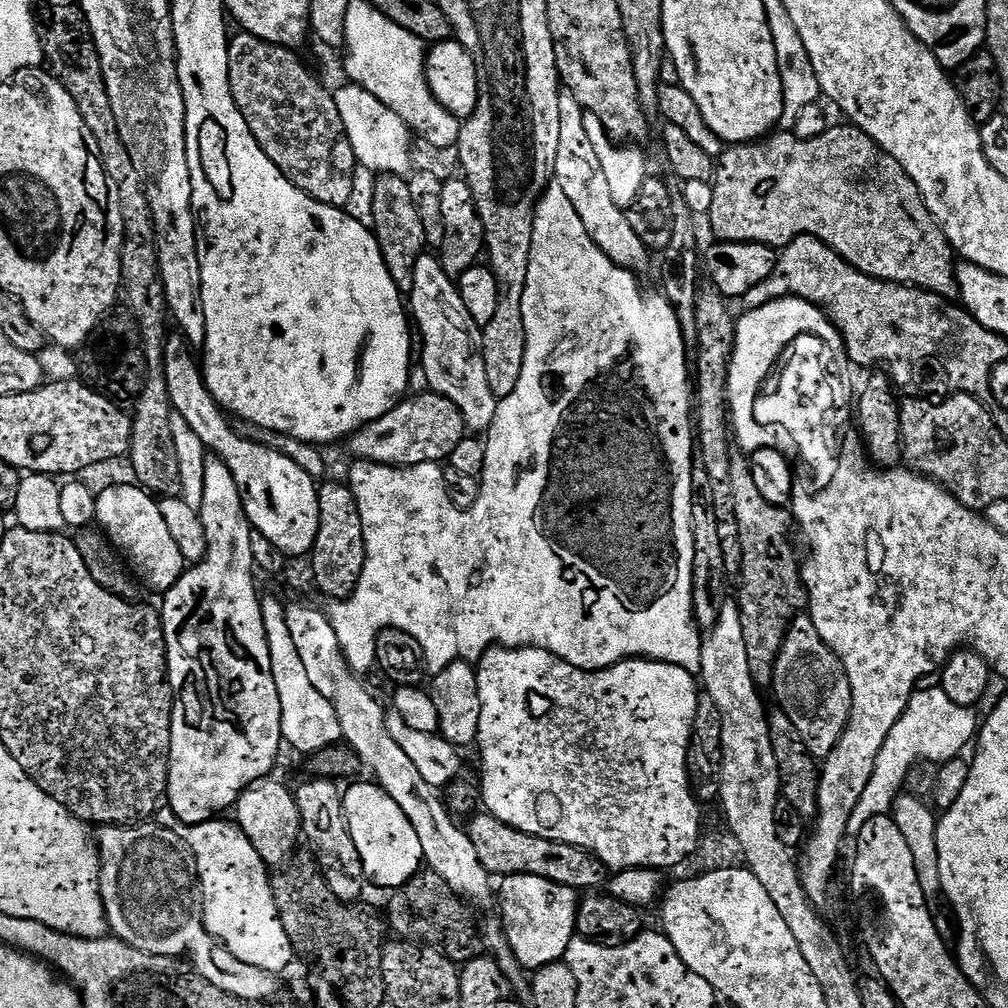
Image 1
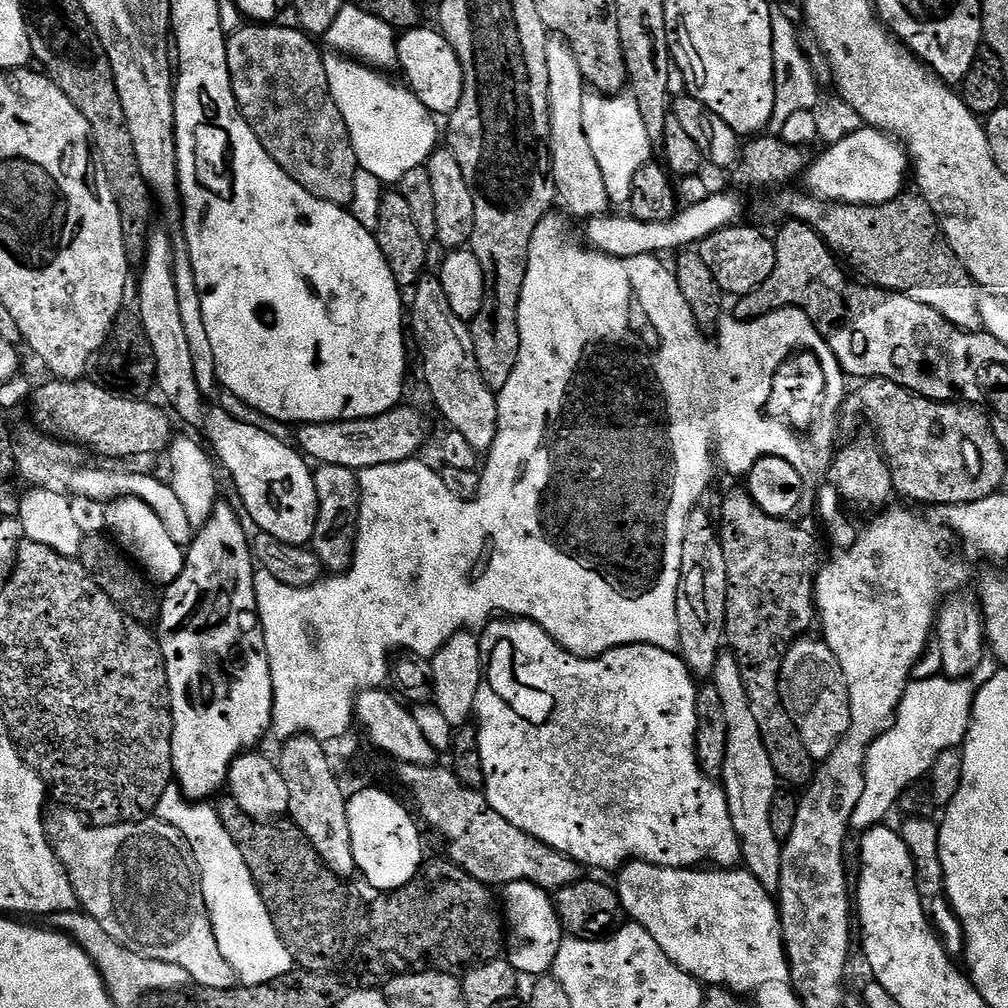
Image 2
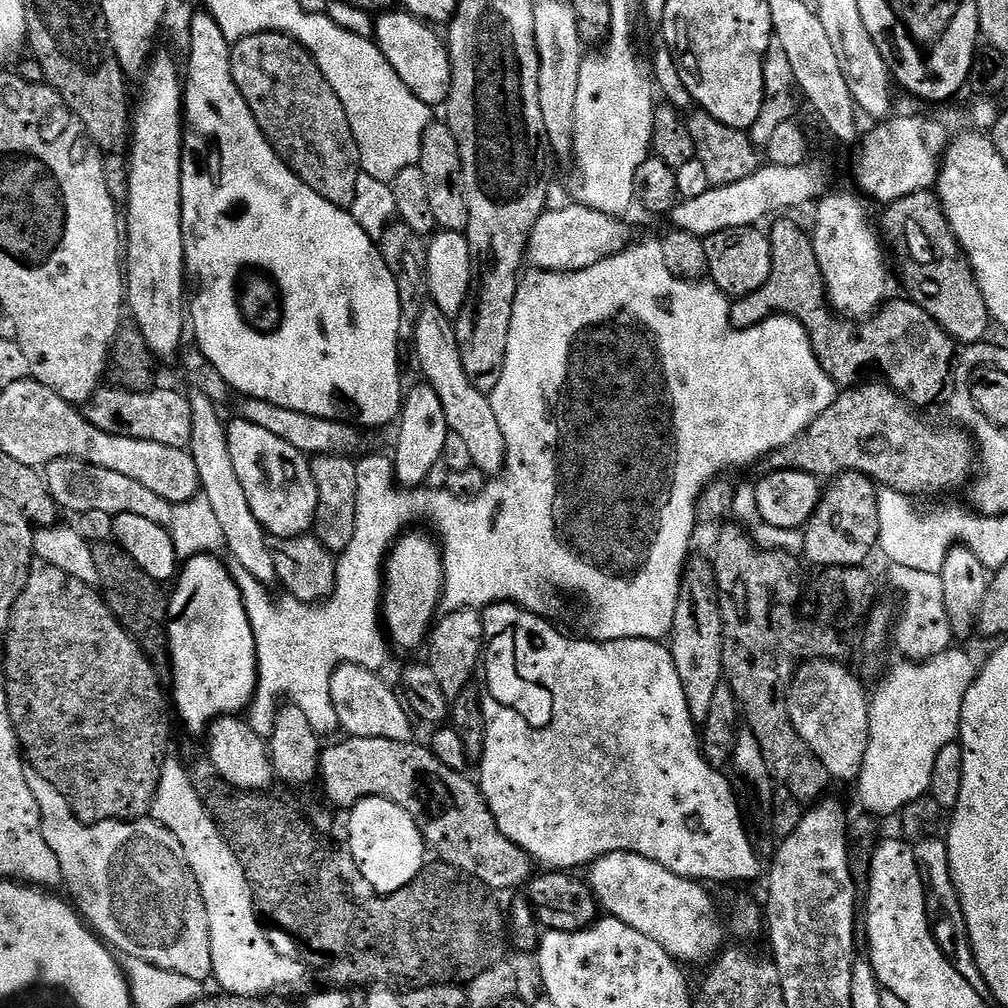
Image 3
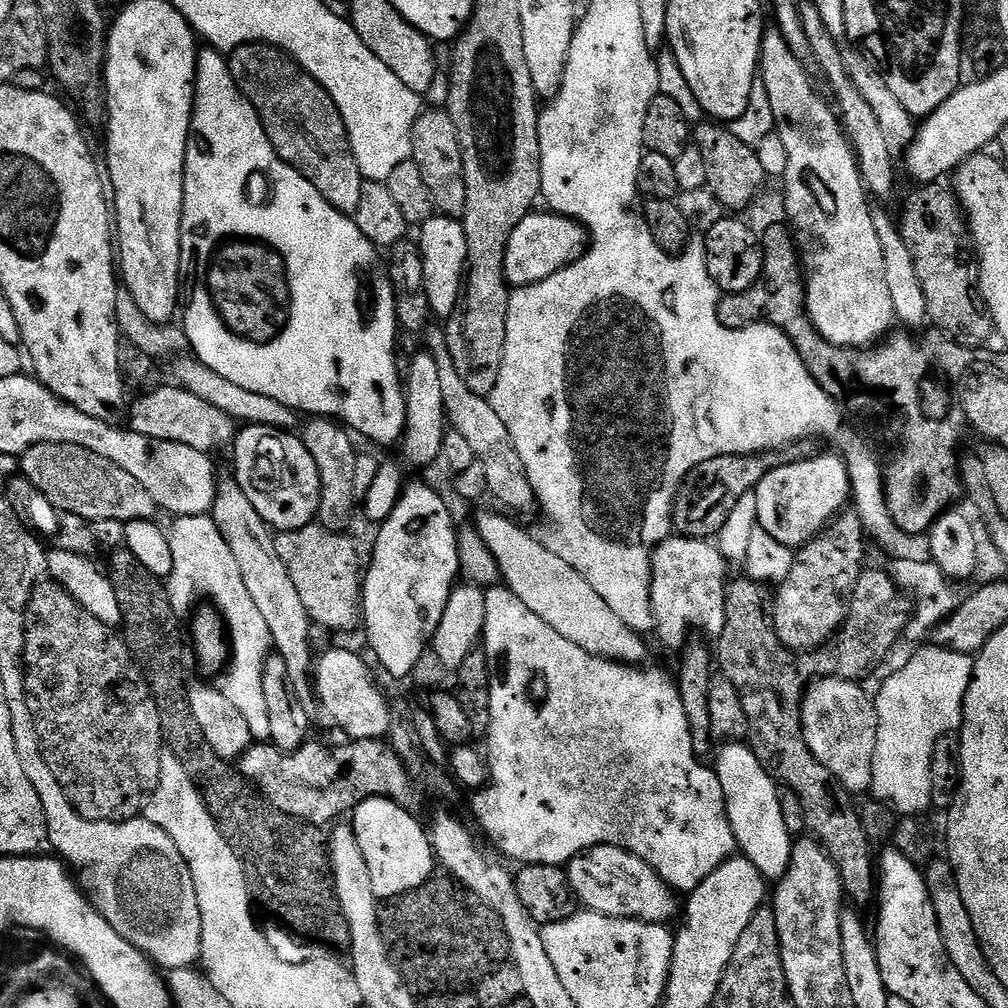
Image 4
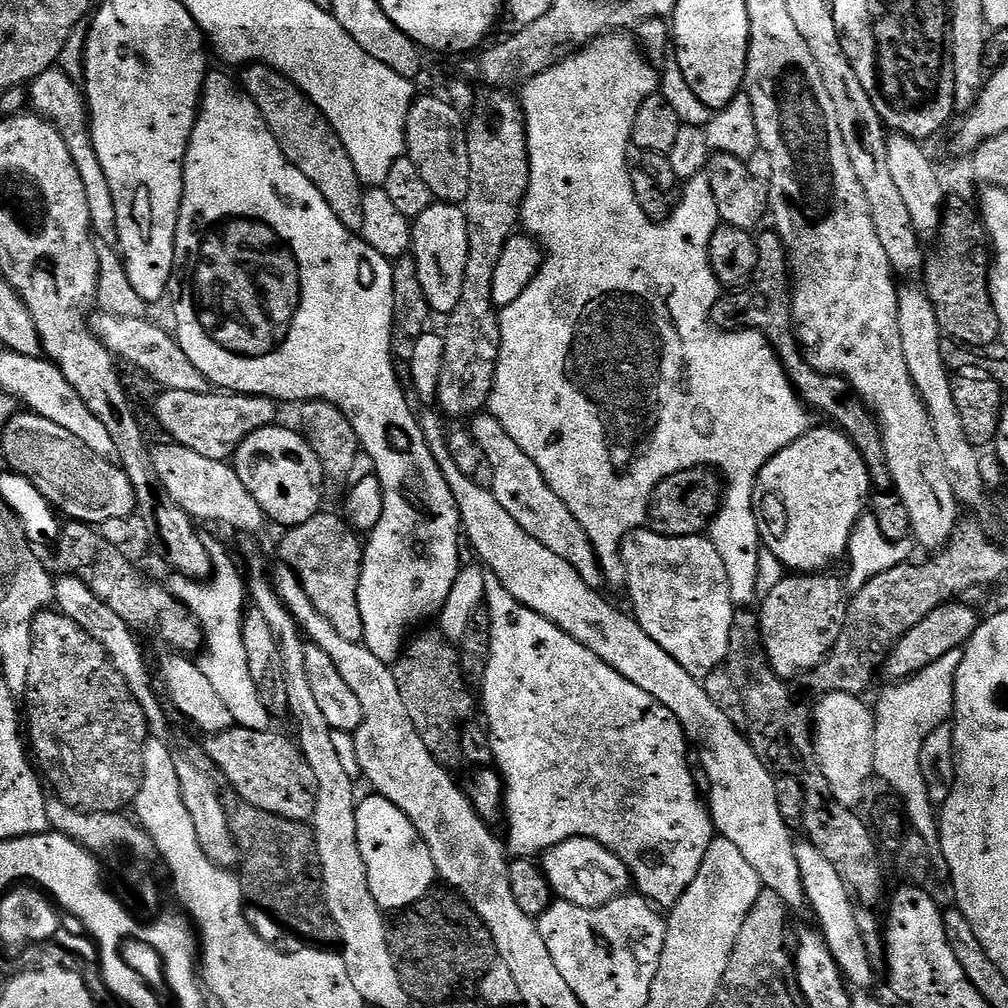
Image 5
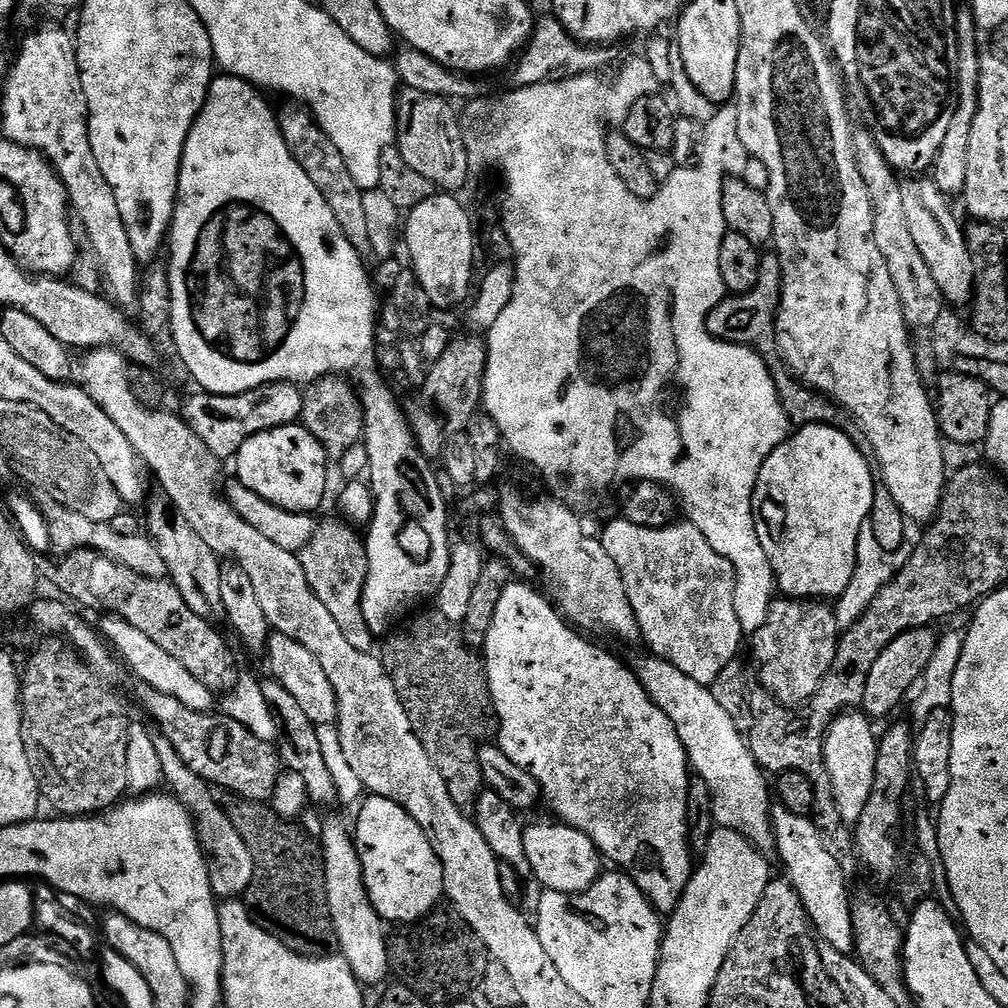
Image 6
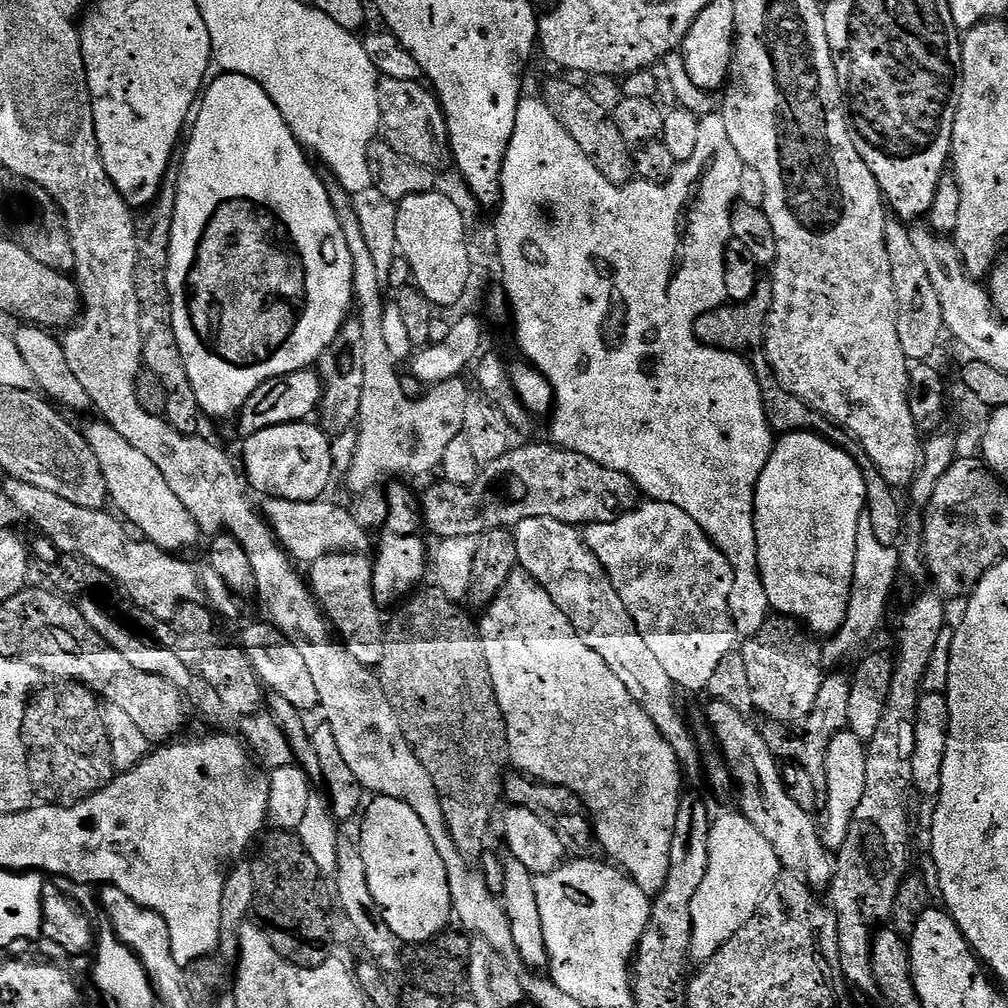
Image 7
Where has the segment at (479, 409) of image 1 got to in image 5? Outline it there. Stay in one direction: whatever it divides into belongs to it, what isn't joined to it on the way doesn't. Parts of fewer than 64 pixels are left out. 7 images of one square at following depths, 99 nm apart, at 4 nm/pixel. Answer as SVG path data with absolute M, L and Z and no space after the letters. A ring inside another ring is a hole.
M477 414L471 417L470 424L474 442L478 442L486 463L493 467L494 484L491 491L499 505L530 537L536 538L551 553L570 562L587 586L603 589L606 581L600 562L596 559L596 547L590 542L586 530L582 530L578 518L574 518L572 509L566 506L566 502L562 502L562 498L558 498L558 494L554 494L554 490L550 490L542 470L538 470L526 450L522 450L522 446L518 446L518 442L506 434L506 430L491 414Z

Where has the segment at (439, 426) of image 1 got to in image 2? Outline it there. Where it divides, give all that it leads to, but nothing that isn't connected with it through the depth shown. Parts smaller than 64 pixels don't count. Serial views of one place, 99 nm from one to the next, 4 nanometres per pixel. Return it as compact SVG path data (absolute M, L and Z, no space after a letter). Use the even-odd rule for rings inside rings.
M397 406L361 420L339 420L329 424L305 424L299 429L295 443L309 461L317 465L346 466L353 470L370 466L386 466L413 459L428 436L424 416L412 408Z

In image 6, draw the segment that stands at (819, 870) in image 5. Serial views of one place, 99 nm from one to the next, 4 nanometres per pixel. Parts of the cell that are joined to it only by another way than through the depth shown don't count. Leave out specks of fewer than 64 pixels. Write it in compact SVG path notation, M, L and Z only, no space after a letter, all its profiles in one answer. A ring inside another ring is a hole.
M787 806L779 807L771 809L771 817L773 834L776 836L775 853L780 854L780 860L788 870L787 879L798 890L815 935L819 939L826 939L835 949L851 953L856 947L856 939L852 925L852 902L850 891L848 892L849 877L838 858L826 850L826 842L820 837L815 819L800 816Z

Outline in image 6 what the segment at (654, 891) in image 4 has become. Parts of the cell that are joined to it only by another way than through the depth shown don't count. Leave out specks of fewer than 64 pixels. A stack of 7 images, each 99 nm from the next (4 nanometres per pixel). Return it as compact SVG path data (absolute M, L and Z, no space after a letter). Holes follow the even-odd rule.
M531 824L524 830L526 858L532 867L532 876L541 889L550 892L585 892L602 874L602 857L594 843L582 830L569 824Z

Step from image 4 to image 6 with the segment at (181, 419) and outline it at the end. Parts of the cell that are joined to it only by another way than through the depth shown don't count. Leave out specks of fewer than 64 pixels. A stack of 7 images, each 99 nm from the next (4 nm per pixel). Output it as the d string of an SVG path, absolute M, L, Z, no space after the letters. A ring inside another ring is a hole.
M275 380L272 384L263 384L237 396L215 396L203 390L197 393L185 402L182 419L221 462L231 461L236 451L247 440L254 438L254 434L297 423L304 402L301 385L287 380Z

